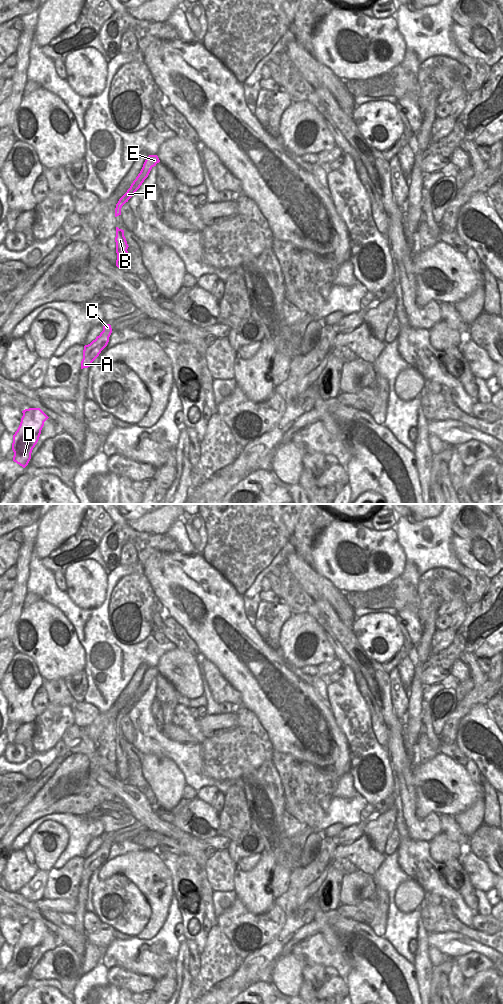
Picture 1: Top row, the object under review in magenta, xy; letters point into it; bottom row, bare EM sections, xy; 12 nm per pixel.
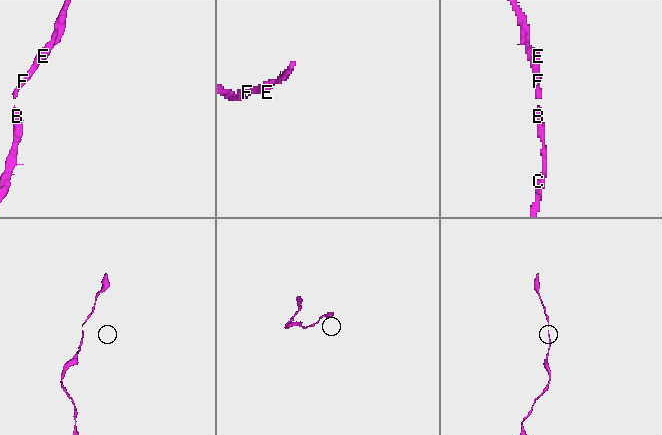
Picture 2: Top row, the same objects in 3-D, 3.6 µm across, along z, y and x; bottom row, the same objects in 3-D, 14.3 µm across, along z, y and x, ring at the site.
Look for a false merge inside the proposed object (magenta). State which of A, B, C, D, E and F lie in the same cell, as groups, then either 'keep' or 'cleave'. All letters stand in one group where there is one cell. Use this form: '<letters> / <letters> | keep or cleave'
A B C D E F | keep

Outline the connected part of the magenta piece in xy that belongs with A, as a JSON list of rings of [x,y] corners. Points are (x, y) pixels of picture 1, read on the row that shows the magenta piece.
[[[110,324],[103,326],[103,331],[90,344],[84,346],[81,369],[88,368],[92,362],[99,356],[101,351],[107,346],[109,337],[112,333]]]

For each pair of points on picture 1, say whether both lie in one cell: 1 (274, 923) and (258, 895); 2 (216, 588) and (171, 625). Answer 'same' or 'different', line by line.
1: different
2: different

